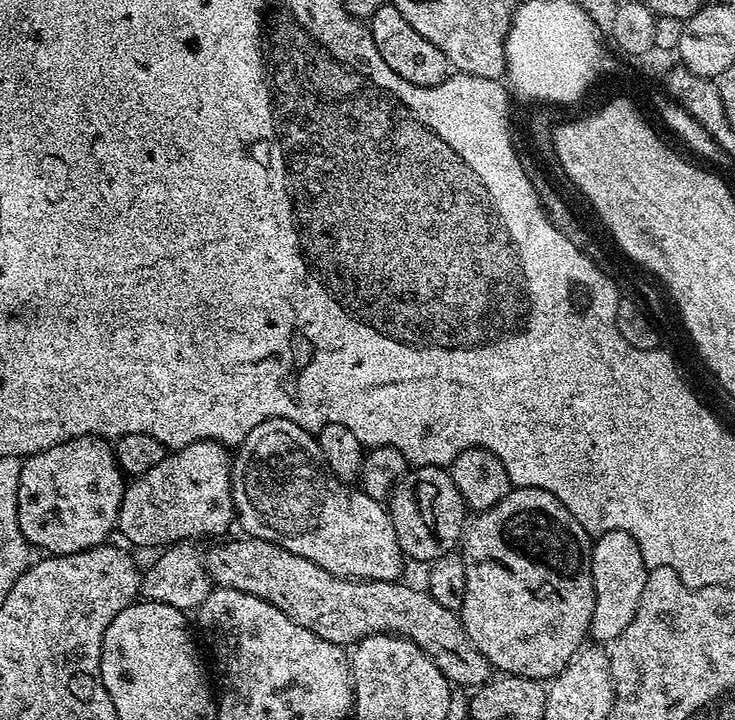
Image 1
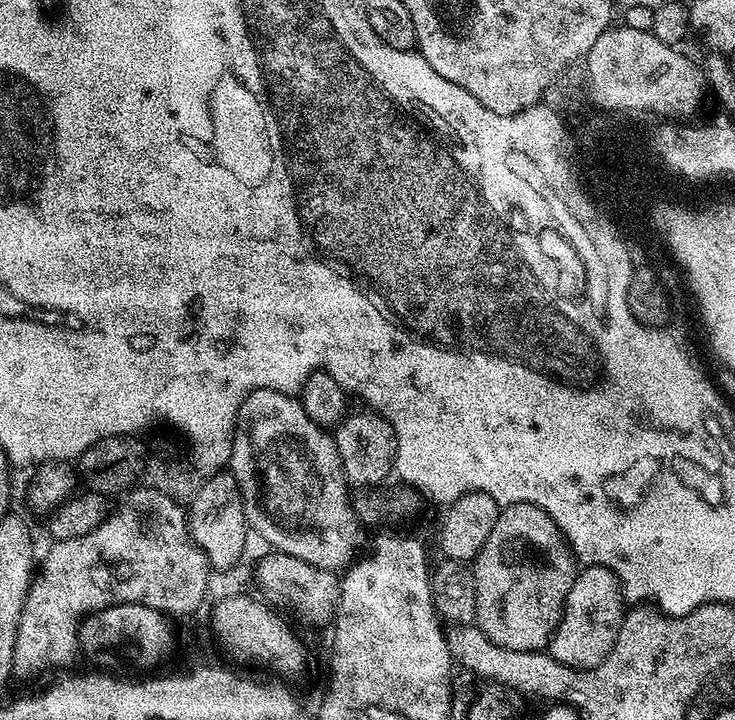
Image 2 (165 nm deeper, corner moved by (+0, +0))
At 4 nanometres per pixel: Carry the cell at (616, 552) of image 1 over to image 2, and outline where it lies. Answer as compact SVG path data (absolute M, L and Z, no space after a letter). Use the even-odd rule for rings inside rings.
M588 566L583 570L577 571L574 586L570 586L570 594L564 603L564 615L550 641L551 656L571 668L581 670L597 668L606 658L606 654L610 654L610 650L618 638L618 630L624 621L625 611L626 601L622 595L620 582L609 568Z

